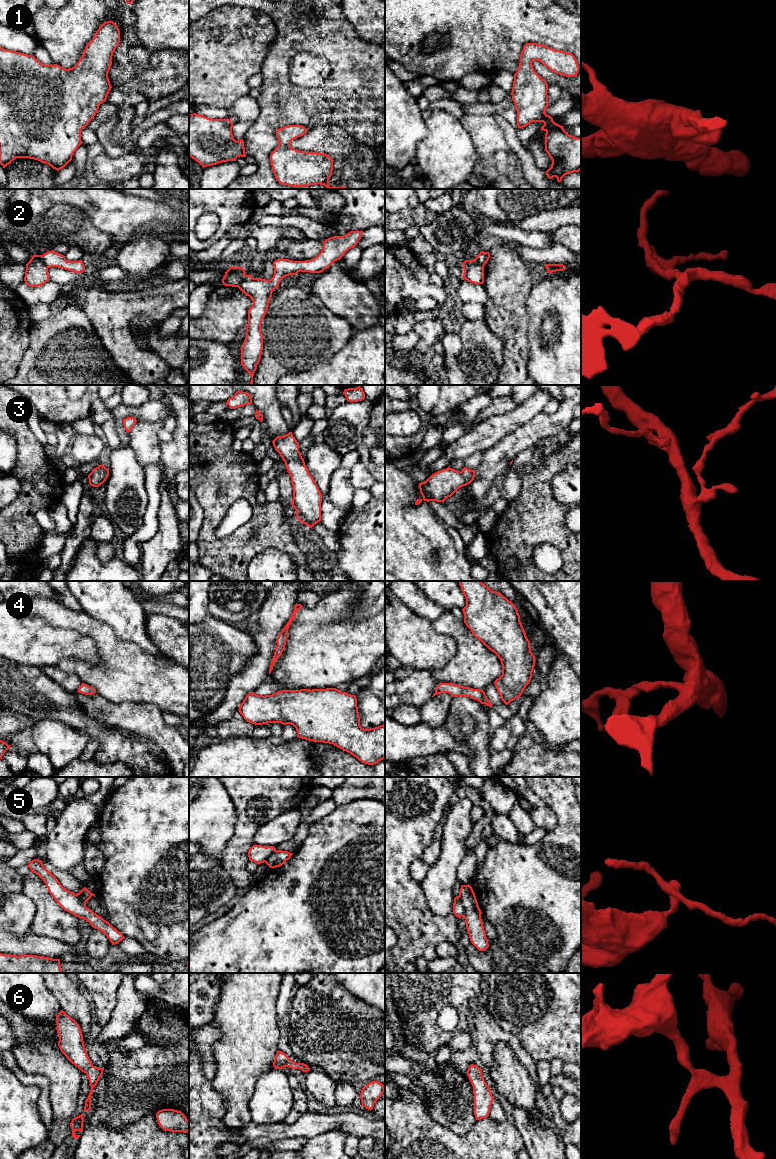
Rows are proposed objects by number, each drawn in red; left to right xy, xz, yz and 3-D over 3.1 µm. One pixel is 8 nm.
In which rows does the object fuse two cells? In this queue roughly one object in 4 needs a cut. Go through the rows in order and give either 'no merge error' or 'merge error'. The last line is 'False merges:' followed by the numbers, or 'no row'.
1: no merge error
2: merge error
3: no merge error
4: no merge error
5: merge error
6: no merge error
False merges: 2, 5

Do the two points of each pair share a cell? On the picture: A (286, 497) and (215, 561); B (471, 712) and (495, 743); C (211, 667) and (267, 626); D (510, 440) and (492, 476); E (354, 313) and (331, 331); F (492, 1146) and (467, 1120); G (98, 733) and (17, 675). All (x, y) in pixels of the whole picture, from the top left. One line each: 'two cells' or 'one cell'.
A: two cells
B: two cells
C: two cells
D: one cell
E: two cells
F: two cells
G: one cell

